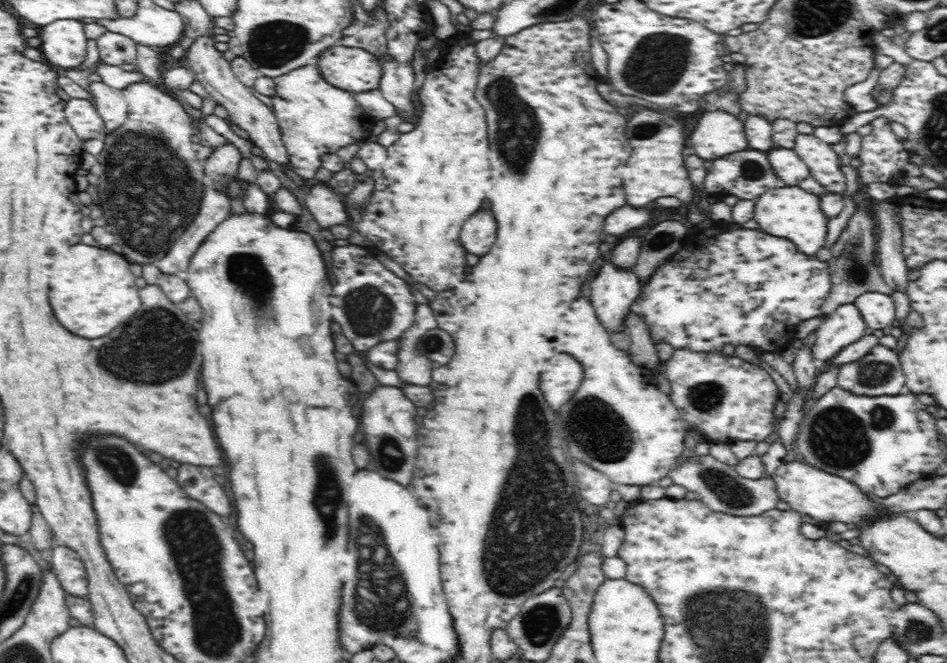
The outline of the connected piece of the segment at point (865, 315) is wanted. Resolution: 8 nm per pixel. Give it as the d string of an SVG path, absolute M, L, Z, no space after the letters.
M867 292L853 302L867 327L880 330L897 323L894 298L881 292Z

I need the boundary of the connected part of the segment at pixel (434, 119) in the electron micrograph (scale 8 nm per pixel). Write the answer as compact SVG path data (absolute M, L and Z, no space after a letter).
M458 36L452 40L452 60L438 59L438 70L426 73L426 80L418 89L422 102L422 114L418 126L404 132L388 148L385 159L372 171L374 194L368 208L362 212L358 224L352 224L368 240L380 246L394 262L406 270L420 284L438 292L456 288L460 280L468 274L464 270L466 254L460 248L460 228L466 218L480 210L486 198L484 184L488 182L491 164L488 160L490 149L486 136L486 117L484 107L476 99L476 86L479 79L480 64L476 56L475 44L470 36Z

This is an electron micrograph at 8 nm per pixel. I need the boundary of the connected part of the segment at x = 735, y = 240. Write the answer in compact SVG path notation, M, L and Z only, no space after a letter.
M710 224L710 228L705 228L704 232L699 232L700 244L690 242L690 244L683 244L672 258L664 260L661 265L652 273L646 282L641 285L637 299L630 307L630 313L639 316L648 330L650 330L650 339L656 346L657 342L666 343L672 346L673 350L688 349L692 352L700 353L714 353L721 352L725 346L747 346L752 347L755 351L763 353L779 353L786 350L788 343L792 342L797 334L797 326L804 320L810 318L825 317L822 314L822 304L824 300L830 296L832 290L832 275L830 275L830 263L825 260L820 260L816 255L801 254L797 247L789 242L788 239L774 238L770 234L765 234L764 231L758 229L745 228L742 226L728 226L728 228L712 228L716 224Z

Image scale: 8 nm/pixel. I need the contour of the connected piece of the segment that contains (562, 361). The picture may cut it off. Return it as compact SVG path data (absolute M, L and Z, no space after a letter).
M560 352L550 358L550 366L540 378L540 388L544 392L546 402L554 410L560 410L573 398L583 378L582 365L572 356Z

